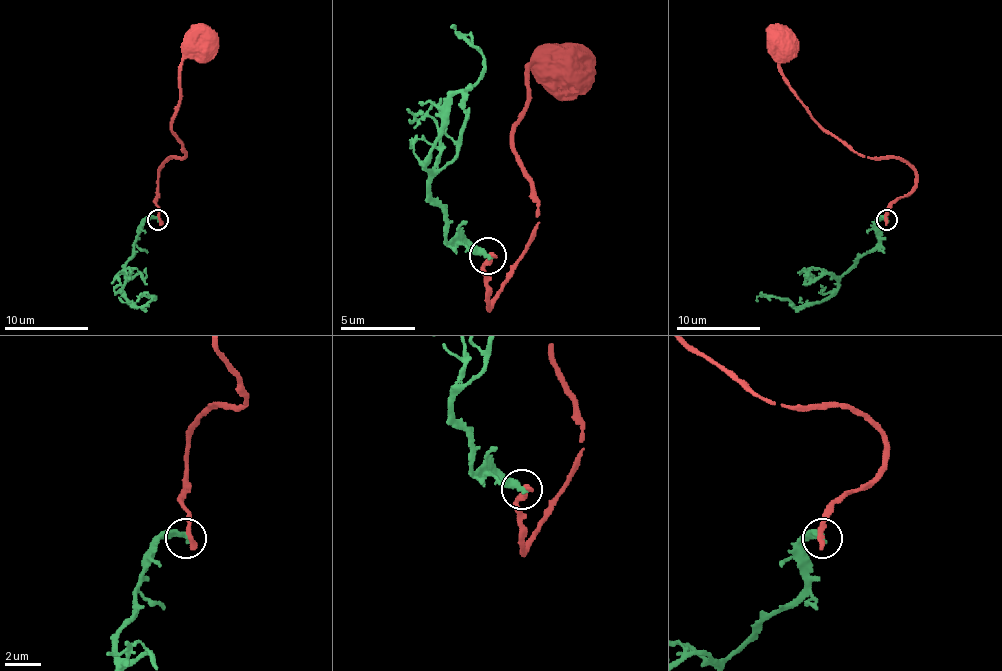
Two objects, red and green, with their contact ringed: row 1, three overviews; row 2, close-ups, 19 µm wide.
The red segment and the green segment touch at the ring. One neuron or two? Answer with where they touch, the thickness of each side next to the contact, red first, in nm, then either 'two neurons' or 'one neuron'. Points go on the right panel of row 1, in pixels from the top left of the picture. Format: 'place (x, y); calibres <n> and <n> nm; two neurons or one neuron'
place (886, 219); calibres 360 and 360 nm; two neurons

